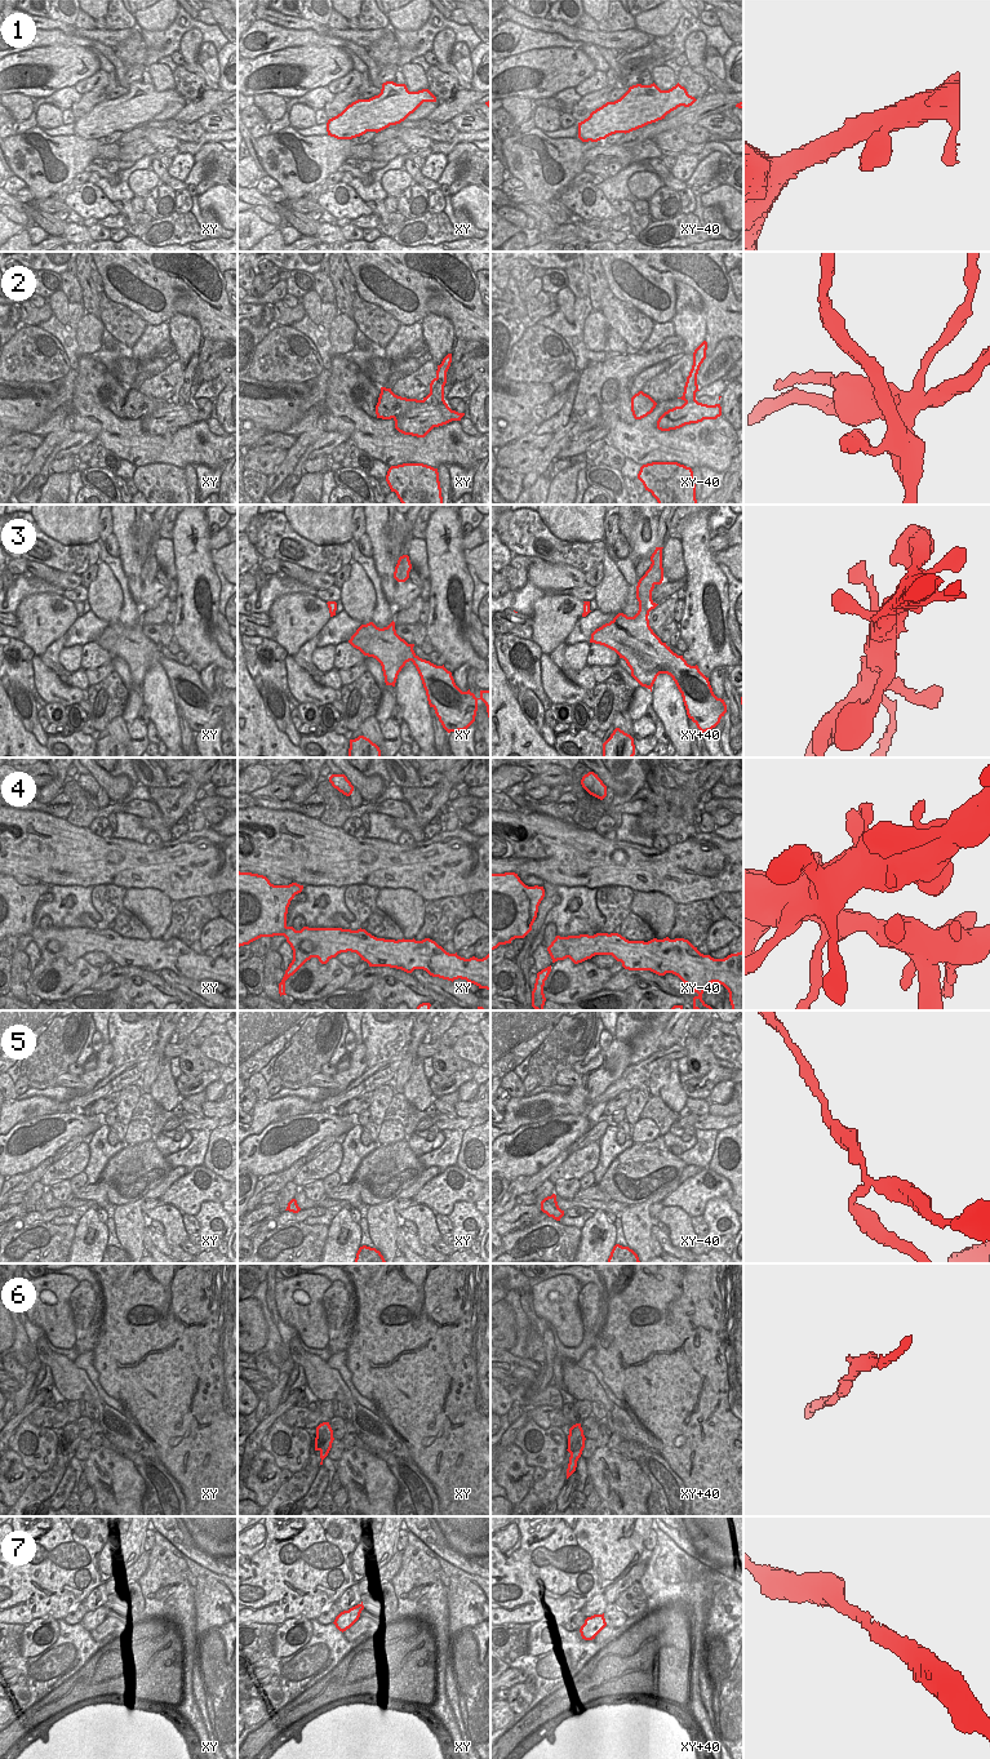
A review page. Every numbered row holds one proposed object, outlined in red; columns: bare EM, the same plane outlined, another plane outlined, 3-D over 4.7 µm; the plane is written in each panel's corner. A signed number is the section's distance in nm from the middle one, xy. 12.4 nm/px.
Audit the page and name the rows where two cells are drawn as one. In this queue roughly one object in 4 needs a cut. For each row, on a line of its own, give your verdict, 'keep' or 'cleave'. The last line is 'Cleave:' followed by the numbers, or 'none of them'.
1: keep
2: cleave
3: keep
4: keep
5: cleave
6: keep
7: keep
Cleave: 2, 5

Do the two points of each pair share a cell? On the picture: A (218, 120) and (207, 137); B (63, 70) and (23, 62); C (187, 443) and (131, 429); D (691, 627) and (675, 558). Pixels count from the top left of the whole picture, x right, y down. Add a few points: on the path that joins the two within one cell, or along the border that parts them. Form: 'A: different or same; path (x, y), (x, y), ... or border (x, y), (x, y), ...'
A: different; border (223, 129), (205, 132)
B: same; path (53, 67), (34, 63)
C: same; path (173, 445), (147, 445), (145, 443)
D: different; border (680, 546), (686, 576)

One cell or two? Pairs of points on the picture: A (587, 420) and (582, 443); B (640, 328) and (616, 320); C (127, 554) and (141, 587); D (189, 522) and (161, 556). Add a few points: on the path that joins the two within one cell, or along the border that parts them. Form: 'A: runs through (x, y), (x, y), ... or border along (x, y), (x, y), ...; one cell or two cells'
A: border along (609, 427), (594, 426), (585, 431); two cells
B: runs through (634, 327), (622, 320); one cell
C: runs through (129, 562), (134, 580); one cell
D: border along (171, 540), (174, 569), (177, 572); two cells

